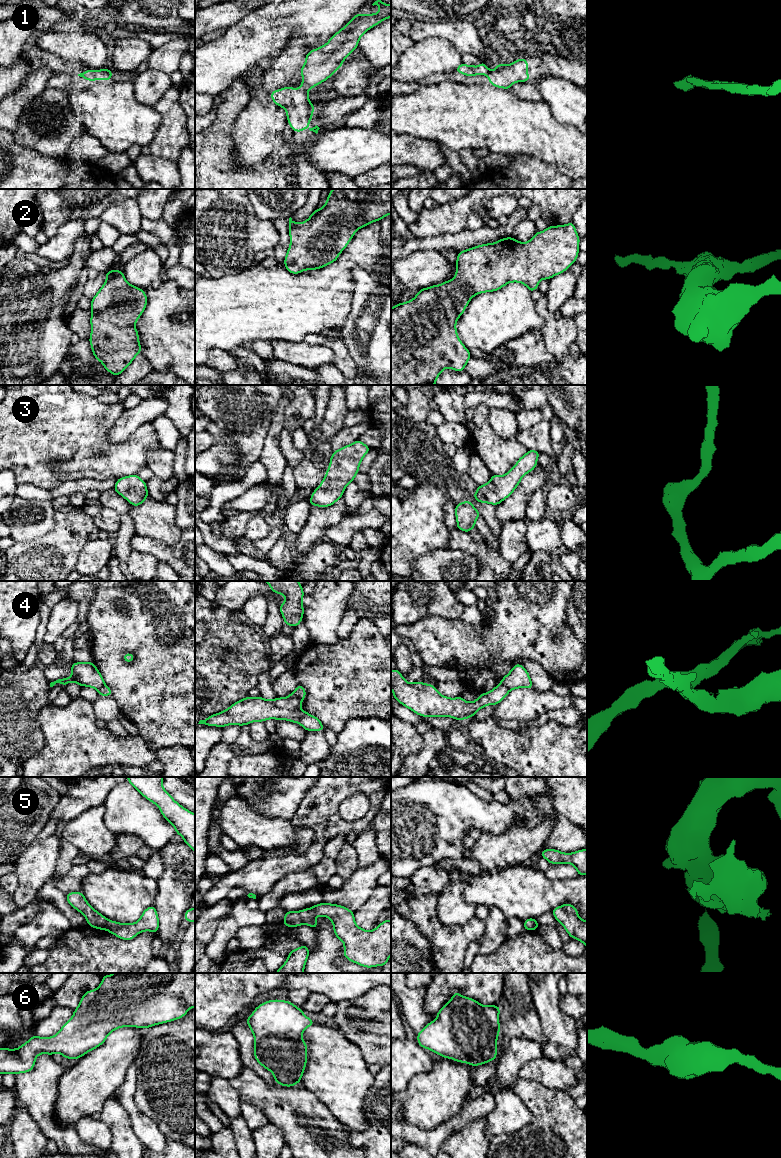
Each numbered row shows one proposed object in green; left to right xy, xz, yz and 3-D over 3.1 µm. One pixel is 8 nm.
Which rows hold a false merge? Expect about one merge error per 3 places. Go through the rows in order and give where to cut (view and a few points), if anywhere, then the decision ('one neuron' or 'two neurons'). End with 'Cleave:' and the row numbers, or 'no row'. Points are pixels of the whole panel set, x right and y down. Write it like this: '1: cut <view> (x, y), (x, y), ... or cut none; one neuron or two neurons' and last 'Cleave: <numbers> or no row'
1: cut xz (301, 88), (307, 91); two neurons
2: cut none; one neuron
3: cut none; one neuron
4: cut xz (293, 691), (302, 699); two neurons
5: cut none; one neuron
6: cut none; one neuron
Cleave: 1, 4

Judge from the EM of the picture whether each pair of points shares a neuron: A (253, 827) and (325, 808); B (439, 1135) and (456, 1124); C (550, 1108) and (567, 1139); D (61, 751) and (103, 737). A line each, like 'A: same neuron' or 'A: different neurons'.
A: different neurons
B: same neuron
C: same neuron
D: same neuron

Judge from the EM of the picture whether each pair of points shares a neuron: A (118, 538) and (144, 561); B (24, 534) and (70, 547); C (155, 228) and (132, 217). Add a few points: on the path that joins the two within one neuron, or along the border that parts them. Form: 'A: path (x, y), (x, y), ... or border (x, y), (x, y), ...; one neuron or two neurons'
A: border (132, 549), (127, 561), (129, 570); two neurons
B: border (55, 522), (47, 533), (30, 541), (15, 542); two neurons
C: border (142, 217), (140, 228); two neurons

